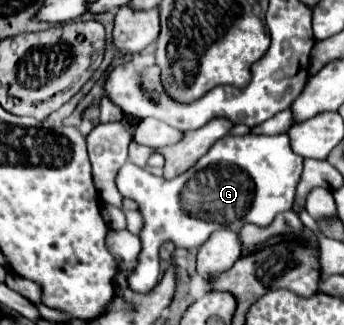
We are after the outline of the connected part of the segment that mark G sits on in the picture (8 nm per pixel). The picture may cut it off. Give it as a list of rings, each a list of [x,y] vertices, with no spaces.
[[[288,134],[224,136],[190,170],[172,180],[124,164],[116,176],[116,186],[124,198],[138,204],[144,222],[138,234],[142,250],[128,276],[130,290],[148,294],[158,284],[158,250],[166,242],[176,244],[176,248],[198,248],[212,232],[224,230],[226,222],[232,232],[240,232],[246,224],[270,226],[278,214],[292,208],[300,174],[302,158],[290,148]]]

